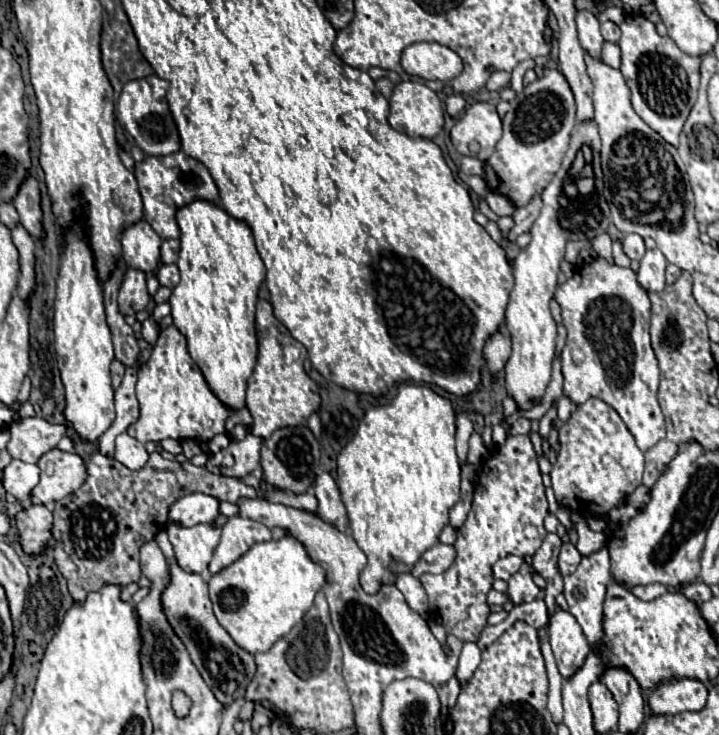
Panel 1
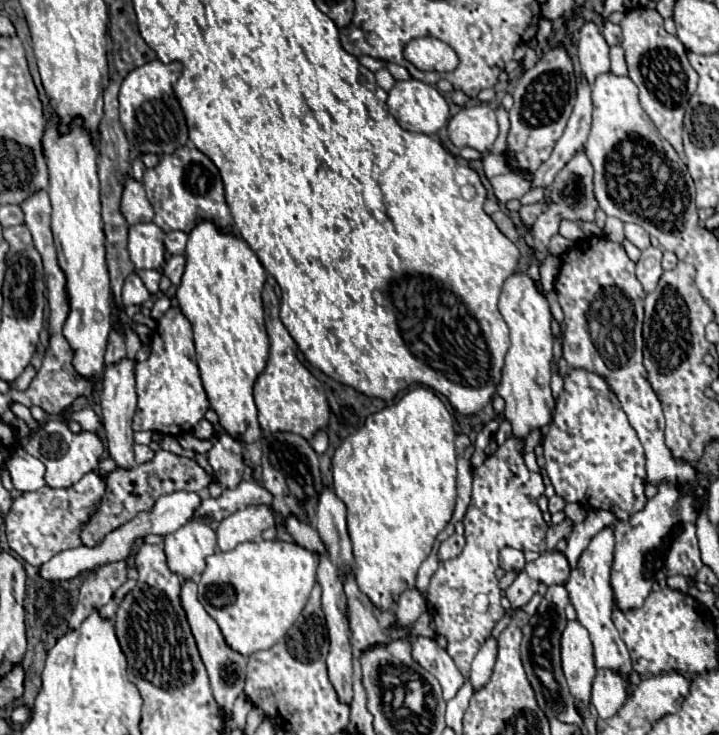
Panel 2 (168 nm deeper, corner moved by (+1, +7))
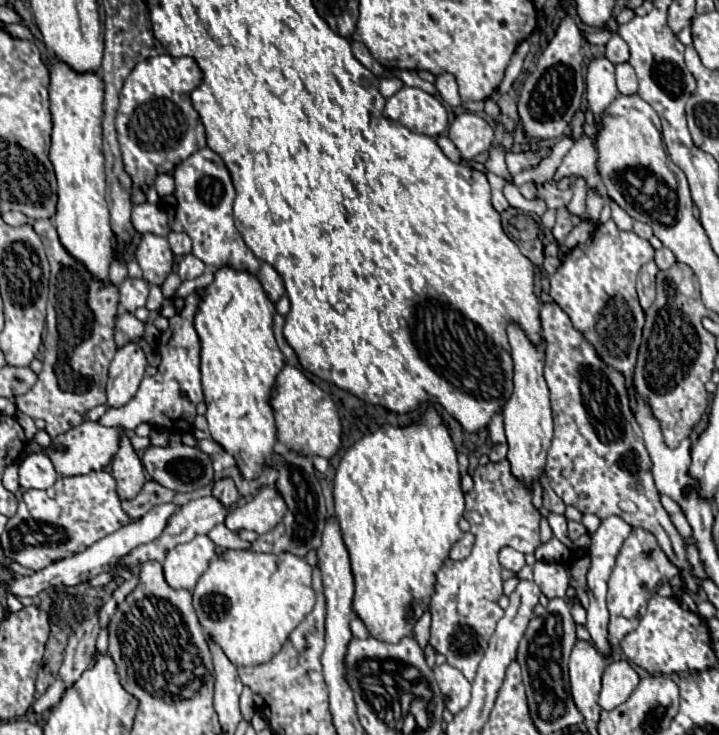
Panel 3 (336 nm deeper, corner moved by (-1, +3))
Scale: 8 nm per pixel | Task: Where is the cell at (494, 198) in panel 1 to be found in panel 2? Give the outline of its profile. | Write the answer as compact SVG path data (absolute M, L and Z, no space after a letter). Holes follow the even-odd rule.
M507 173L507 175L497 175L489 179L493 185L493 193L501 203L507 203L509 199L521 199L529 189L531 183L521 179L515 173Z

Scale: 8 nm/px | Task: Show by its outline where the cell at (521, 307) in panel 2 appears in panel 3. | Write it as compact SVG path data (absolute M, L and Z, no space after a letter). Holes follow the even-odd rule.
M509 323L507 325L507 335L509 335L509 345L511 345L511 357L513 357L513 395L503 407L503 419L505 419L505 433L507 433L507 445L509 453L507 459L511 463L511 473L525 481L533 483L543 473L545 467L545 457L547 449L554 435L554 422L551 409L551 399L549 399L549 389L547 381L543 377L543 367L545 367L545 339L541 343L531 343L527 333L517 325Z

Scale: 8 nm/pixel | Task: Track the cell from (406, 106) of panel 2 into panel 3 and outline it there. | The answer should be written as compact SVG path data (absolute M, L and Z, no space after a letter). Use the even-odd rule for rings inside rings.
M403 87L399 93L387 99L385 115L413 133L423 133L429 137L437 137L447 129L447 111L443 103L415 87Z

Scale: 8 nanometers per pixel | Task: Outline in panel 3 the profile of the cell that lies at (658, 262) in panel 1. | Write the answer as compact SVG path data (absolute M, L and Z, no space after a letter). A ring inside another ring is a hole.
M655 261L643 265L643 269L639 271L639 279L637 279L637 293L639 293L639 301L641 307L647 311L651 307L651 303L655 301L655 275L657 275L657 265Z

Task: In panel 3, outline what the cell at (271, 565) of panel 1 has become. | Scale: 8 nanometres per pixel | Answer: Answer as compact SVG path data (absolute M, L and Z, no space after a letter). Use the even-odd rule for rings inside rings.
M227 549L209 563L209 569L201 575L193 591L193 607L197 611L199 623L213 637L213 641L219 643L219 647L235 667L265 663L275 653L279 653L289 633L305 619L307 613L311 613L315 605L311 571L311 565L303 557L295 557L293 553L275 555Z

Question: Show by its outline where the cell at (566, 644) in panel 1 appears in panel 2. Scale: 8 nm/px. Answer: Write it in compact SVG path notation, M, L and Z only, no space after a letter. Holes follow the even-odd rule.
M569 621L561 637L561 659L563 673L571 695L577 701L591 703L591 683L595 679L595 659L589 633L579 621Z

